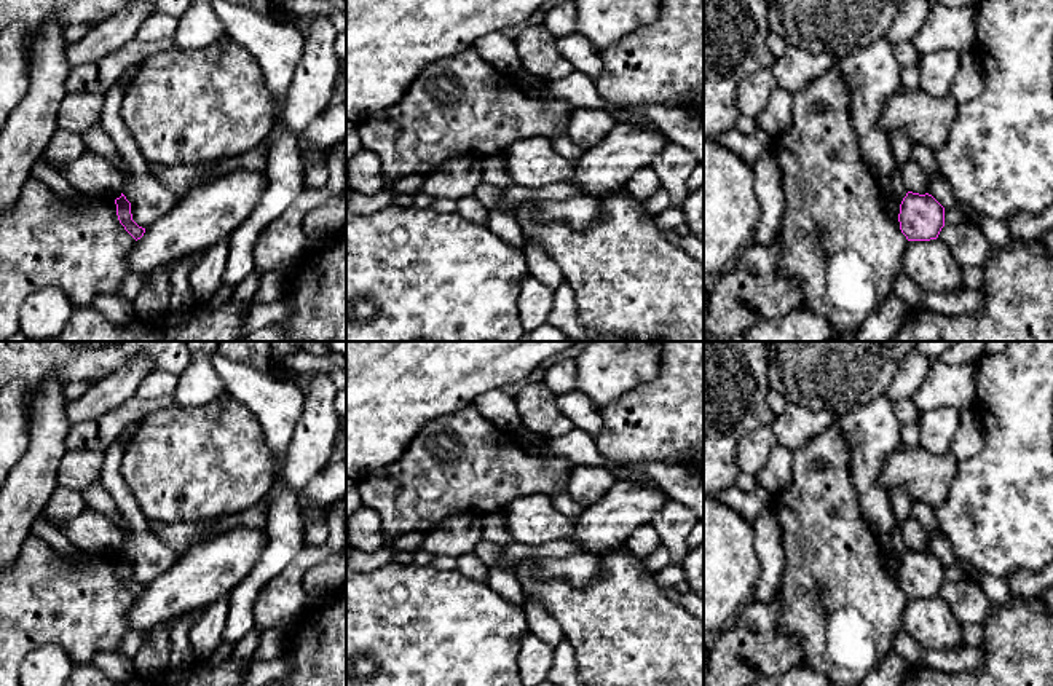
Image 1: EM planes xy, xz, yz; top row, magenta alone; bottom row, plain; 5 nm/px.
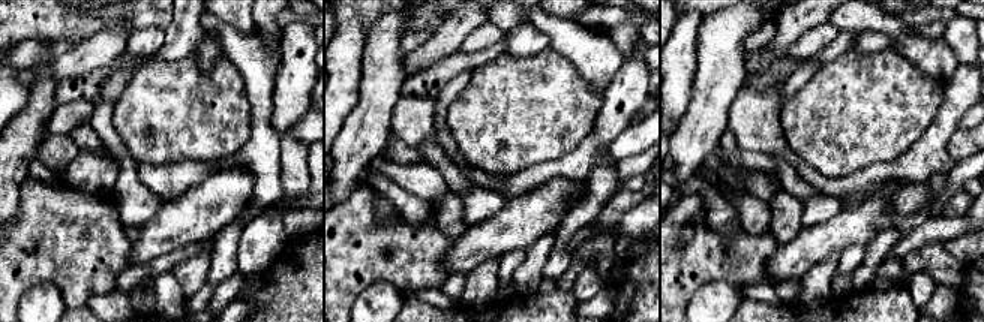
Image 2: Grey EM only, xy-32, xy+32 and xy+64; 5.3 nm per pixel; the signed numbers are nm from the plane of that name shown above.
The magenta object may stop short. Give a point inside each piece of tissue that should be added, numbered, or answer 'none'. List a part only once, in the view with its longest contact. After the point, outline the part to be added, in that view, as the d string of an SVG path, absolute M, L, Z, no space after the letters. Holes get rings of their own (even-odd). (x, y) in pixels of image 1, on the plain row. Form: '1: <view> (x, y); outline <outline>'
none

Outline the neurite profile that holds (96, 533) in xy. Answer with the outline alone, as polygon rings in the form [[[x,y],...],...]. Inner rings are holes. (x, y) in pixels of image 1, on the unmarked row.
[[[85,509],[78,517],[56,522],[69,541],[81,552],[115,558],[124,544],[124,530],[118,518]]]

